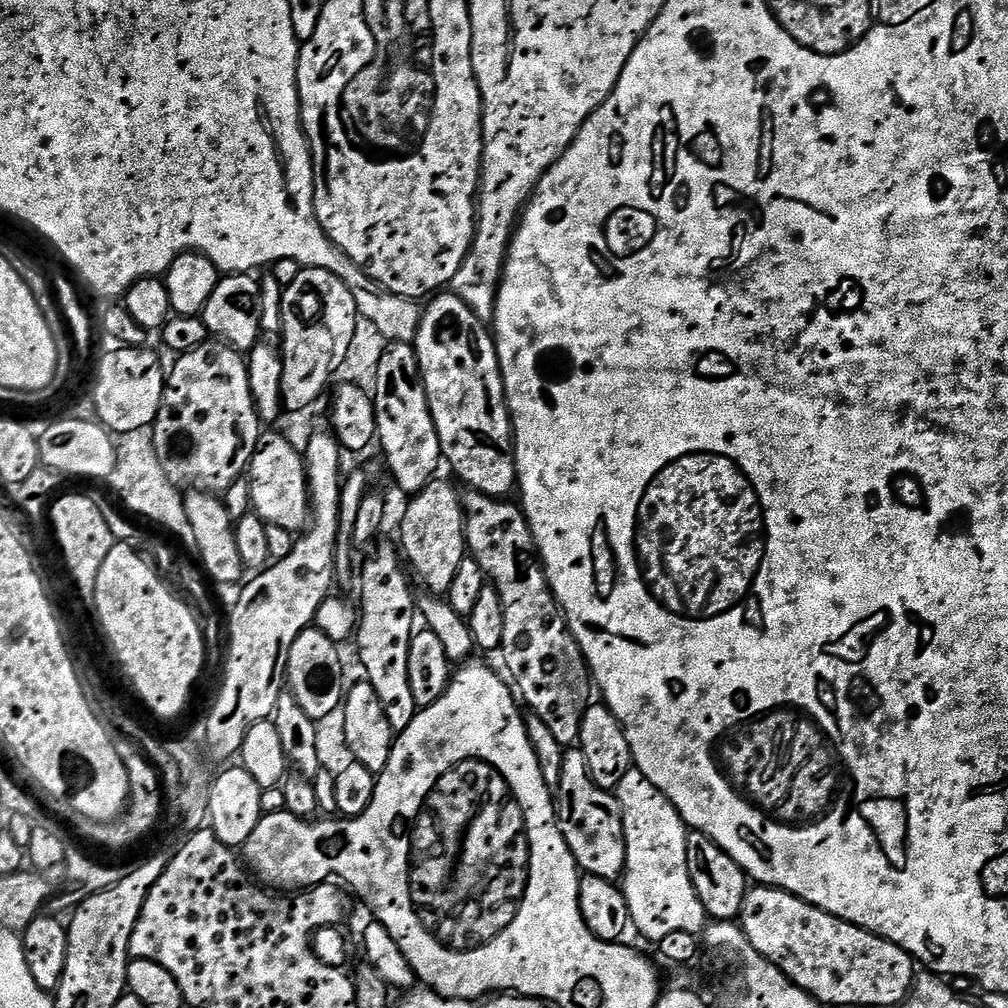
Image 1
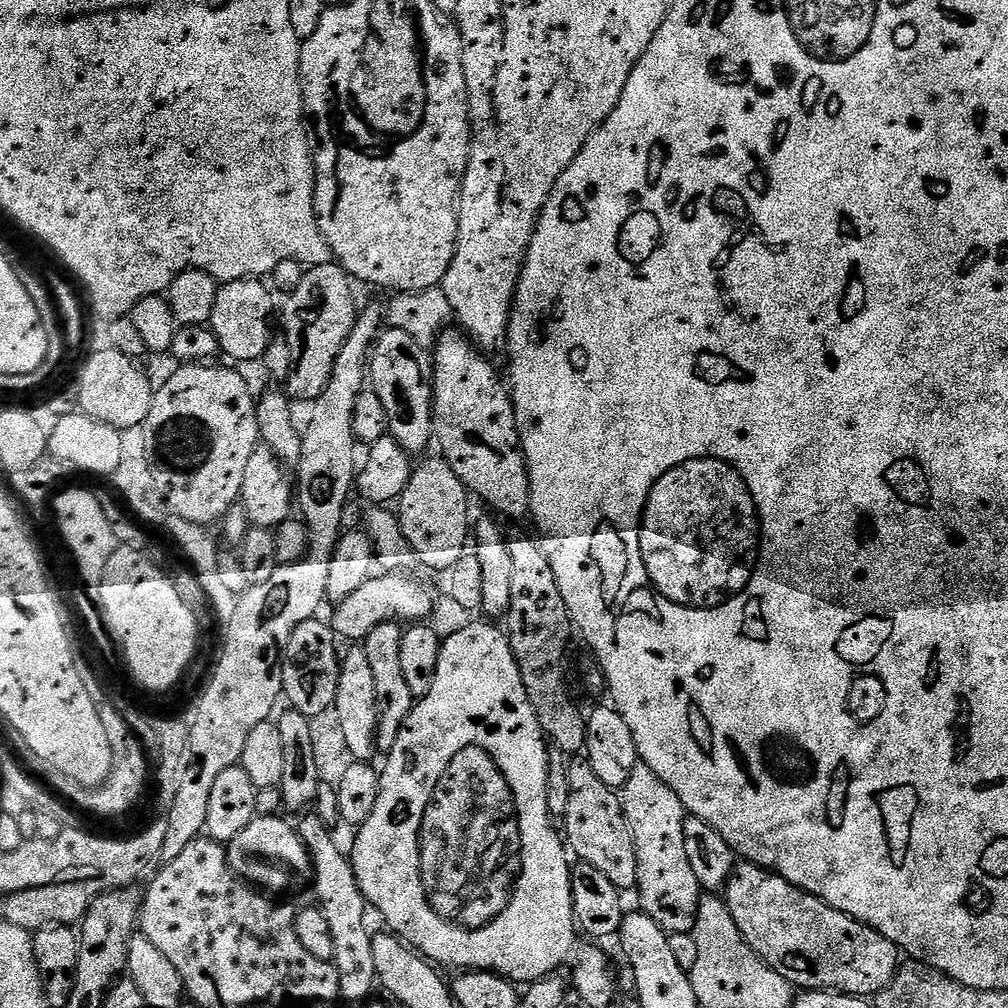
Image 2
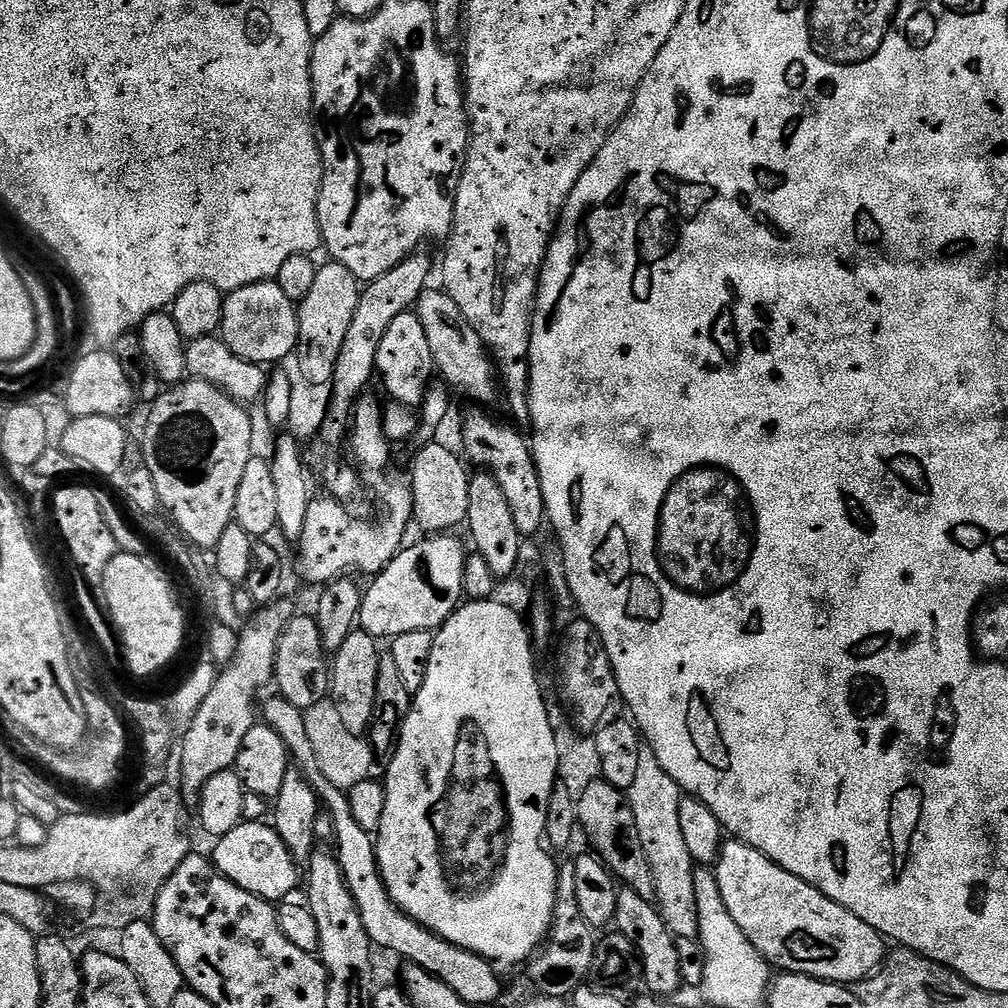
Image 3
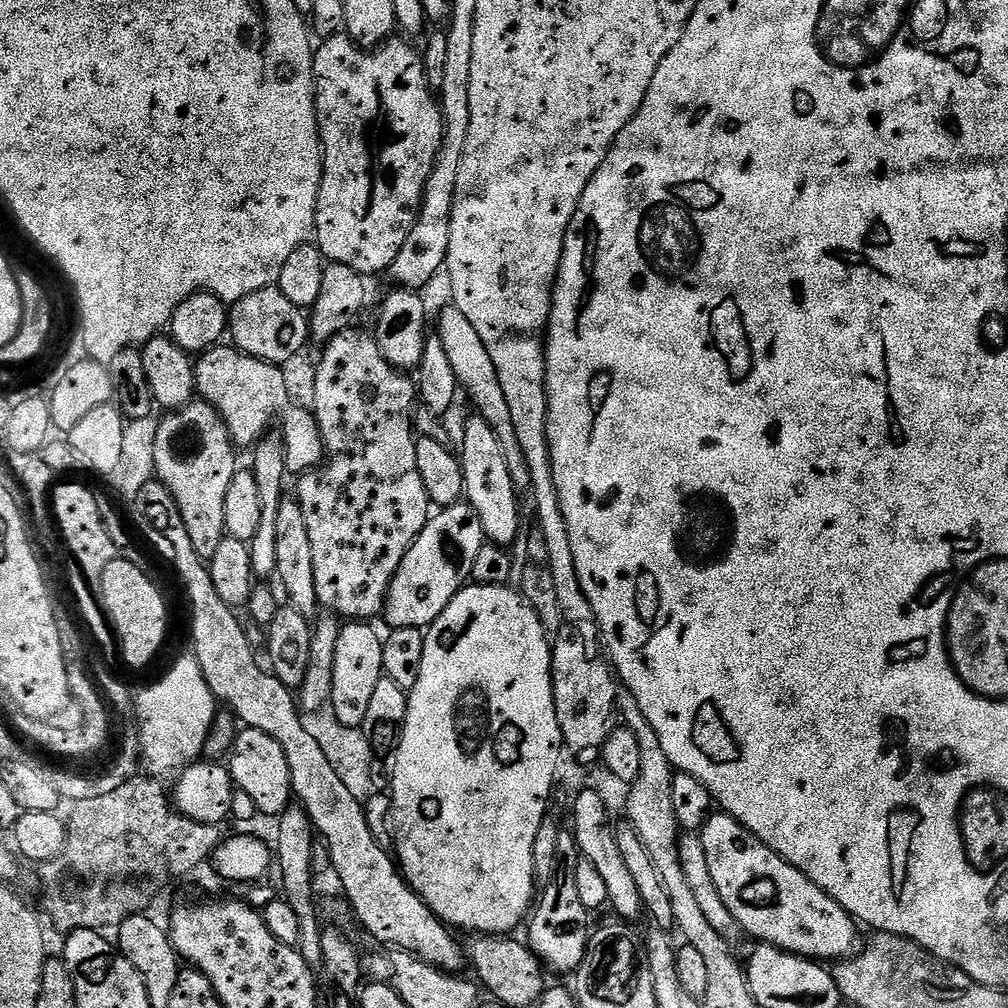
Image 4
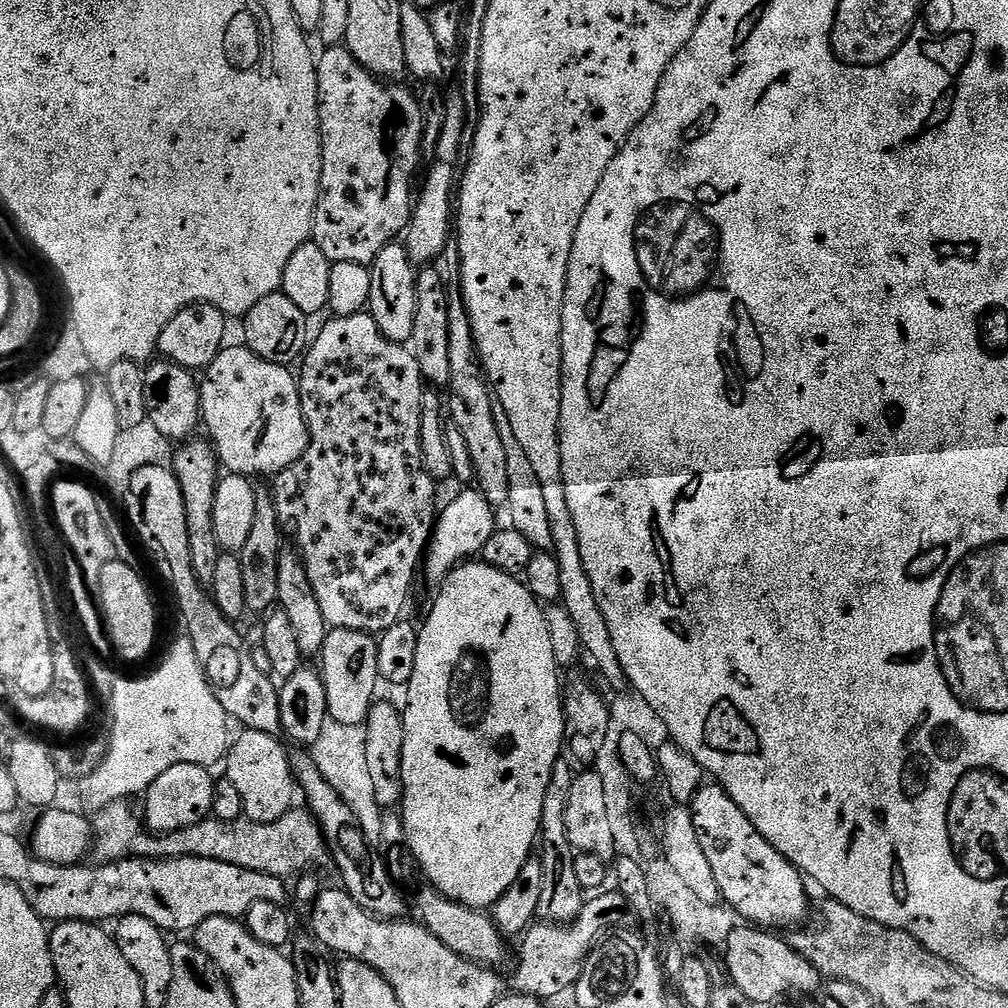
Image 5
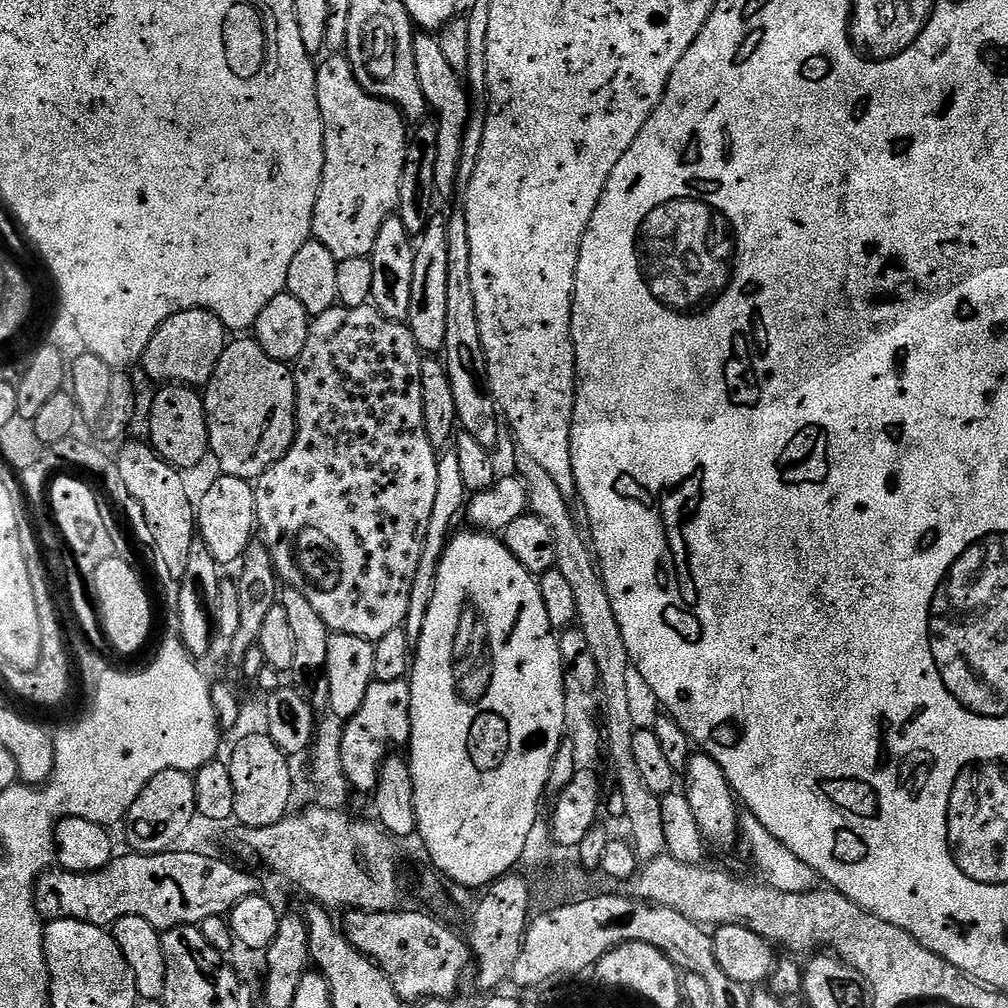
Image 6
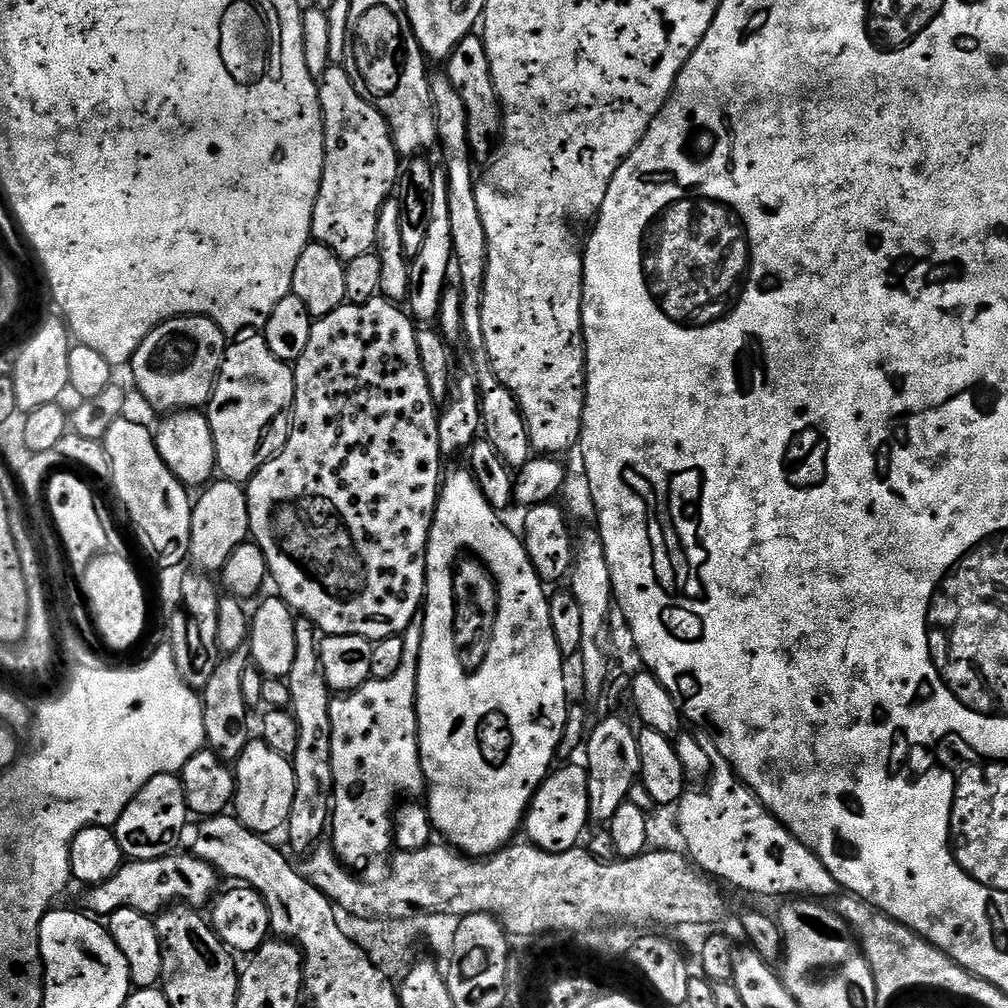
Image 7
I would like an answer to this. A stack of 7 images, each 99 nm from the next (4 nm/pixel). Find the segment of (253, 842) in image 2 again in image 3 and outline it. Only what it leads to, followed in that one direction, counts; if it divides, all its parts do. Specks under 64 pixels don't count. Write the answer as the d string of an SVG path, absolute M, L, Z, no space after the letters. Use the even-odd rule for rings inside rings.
M242 822L234 826L230 834L219 837L215 844L216 849L210 852L210 859L221 876L269 902L284 902L291 897L288 895L296 888L298 865L271 823Z

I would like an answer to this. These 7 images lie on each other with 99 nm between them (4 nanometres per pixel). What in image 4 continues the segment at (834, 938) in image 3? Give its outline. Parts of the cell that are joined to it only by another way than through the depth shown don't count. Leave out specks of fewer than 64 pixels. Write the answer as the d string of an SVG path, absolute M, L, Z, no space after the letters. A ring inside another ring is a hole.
M716 810L698 833L702 847L706 849L706 863L710 869L710 878L714 878L714 886L718 886L718 894L722 902L726 902L726 910L734 914L736 924L744 927L756 942L772 944L783 952L792 952L795 956L806 956L817 962L839 962L851 957L857 951L857 921L852 919L834 898L830 898L806 874L802 874L790 862L786 862L777 852L770 850L754 833L746 830L733 816Z

